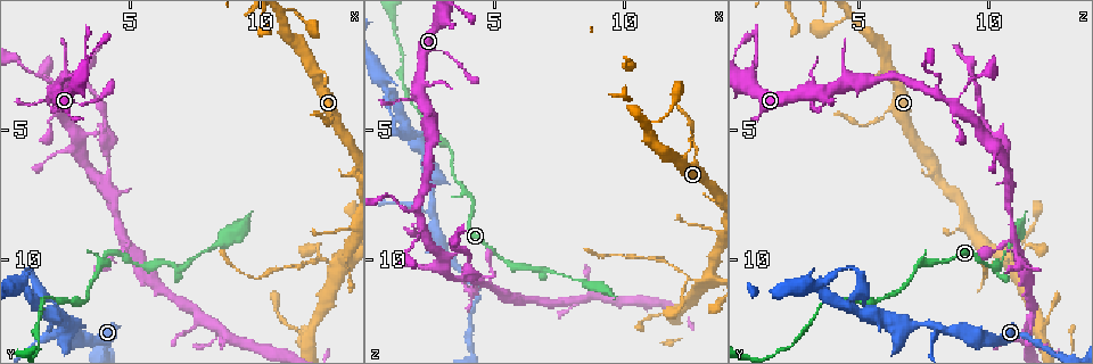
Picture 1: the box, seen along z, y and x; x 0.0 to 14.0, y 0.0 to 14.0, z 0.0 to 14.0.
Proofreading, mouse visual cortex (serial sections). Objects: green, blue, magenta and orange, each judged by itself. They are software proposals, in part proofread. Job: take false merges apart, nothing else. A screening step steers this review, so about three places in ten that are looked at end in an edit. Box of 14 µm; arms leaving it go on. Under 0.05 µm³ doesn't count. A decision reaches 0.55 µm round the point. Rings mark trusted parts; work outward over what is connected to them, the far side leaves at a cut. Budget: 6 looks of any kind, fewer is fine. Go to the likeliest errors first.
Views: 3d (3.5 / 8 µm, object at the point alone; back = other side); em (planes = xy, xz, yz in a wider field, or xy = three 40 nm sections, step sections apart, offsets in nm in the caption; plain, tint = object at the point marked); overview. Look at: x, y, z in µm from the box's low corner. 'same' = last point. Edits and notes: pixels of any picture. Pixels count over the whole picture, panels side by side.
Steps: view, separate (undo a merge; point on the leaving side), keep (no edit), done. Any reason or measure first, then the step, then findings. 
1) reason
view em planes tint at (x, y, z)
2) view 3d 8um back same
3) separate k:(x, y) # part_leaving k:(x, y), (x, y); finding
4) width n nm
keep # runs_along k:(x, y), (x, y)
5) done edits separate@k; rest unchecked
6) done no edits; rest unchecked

calibre changes
view 3d 3.5um back at (7.3, 10.1, 10.4)

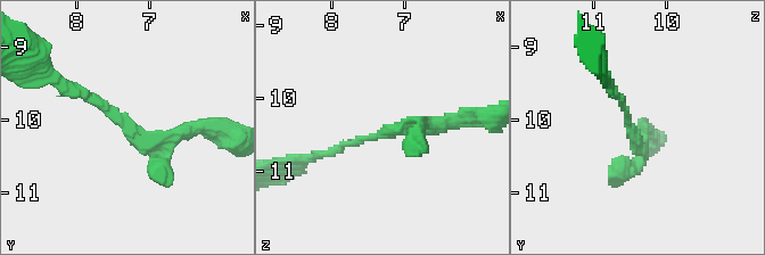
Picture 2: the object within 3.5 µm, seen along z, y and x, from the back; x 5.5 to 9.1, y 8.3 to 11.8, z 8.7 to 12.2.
view em xy step 2 tint at (7.15, 10.15, 10.50)

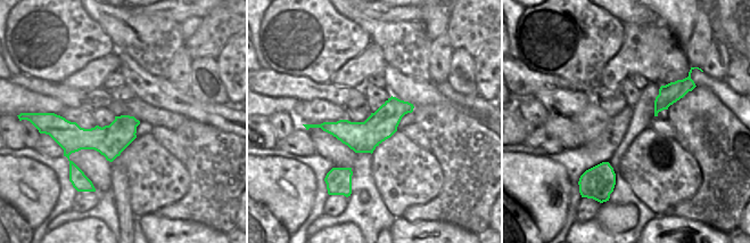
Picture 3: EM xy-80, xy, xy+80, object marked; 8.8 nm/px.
keep # runs_along 3:(410, 106), (376, 129), (323, 126); all the same cell

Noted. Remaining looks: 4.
small branch off a trunk
view 3d 3.5um at (12.5, 10.0, 10.7)

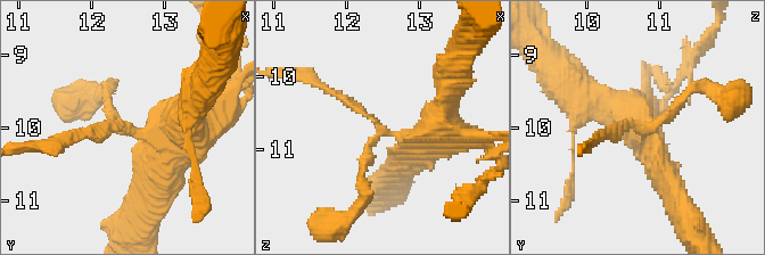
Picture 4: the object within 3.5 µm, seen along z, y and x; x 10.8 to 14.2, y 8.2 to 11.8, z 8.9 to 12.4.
arms 3; arm_widths 150, 150, 450 nm; need the tissue
view em xy step 5 tint at (12.50, 10.00, 10.70)

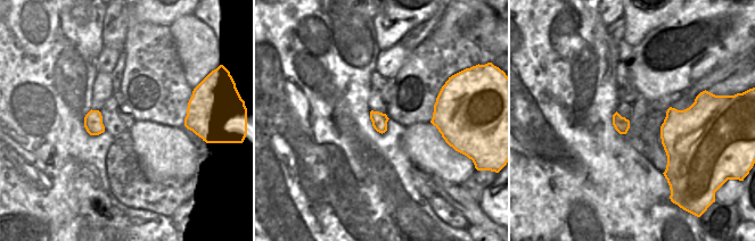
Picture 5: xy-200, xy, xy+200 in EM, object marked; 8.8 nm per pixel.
separate 4:(89, 134) # part_leaving 4:(117, 128), (30, 145); two cells meet here

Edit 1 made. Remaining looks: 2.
done edits separate@4; rest unchecked

